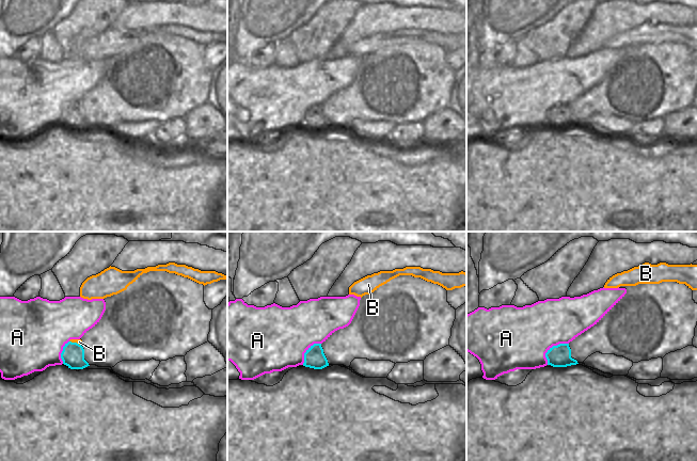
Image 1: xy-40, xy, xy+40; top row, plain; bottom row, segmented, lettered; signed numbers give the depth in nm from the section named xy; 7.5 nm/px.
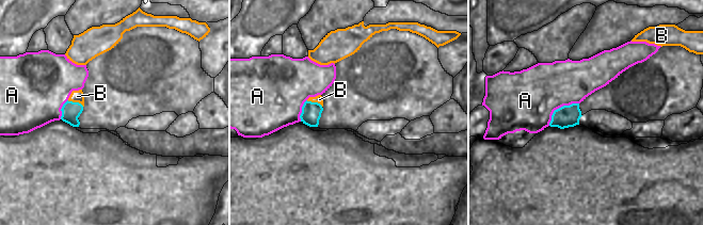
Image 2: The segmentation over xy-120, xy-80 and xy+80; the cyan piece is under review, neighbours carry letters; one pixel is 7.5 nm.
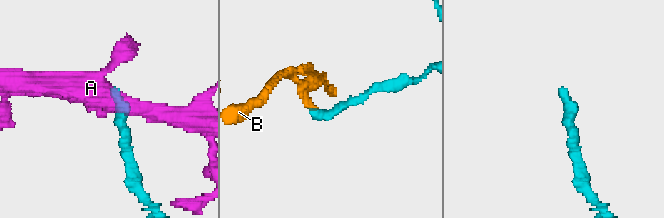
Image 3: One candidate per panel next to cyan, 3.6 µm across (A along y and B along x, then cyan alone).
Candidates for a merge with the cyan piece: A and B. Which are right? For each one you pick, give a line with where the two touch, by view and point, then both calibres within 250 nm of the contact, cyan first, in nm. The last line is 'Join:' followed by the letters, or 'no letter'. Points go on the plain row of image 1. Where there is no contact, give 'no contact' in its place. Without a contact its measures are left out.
Join: no letter

